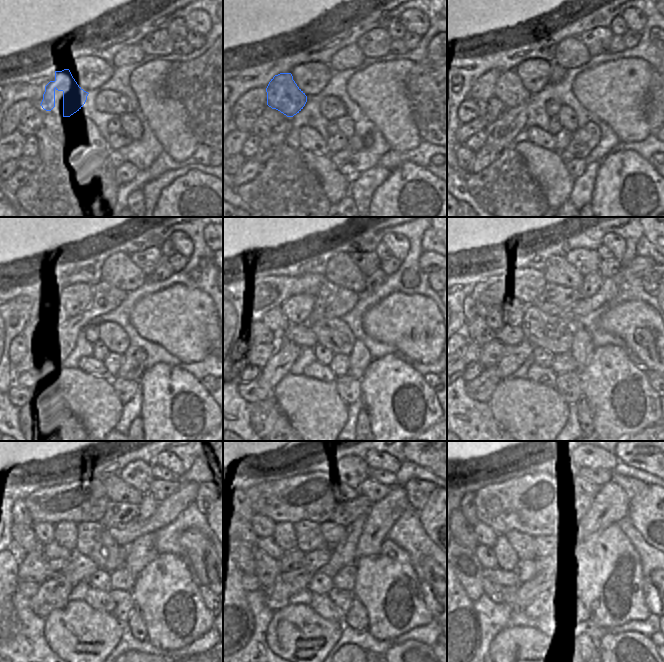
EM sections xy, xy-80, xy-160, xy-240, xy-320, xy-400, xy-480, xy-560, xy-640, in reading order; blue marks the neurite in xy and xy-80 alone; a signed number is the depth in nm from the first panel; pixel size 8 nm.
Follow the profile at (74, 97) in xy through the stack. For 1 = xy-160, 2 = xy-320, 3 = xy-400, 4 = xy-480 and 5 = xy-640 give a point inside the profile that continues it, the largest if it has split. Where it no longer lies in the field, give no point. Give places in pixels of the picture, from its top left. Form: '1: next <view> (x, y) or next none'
1: next xy-160 (509, 89)
2: next xy-320 (277, 322)
3: next xy-400 (495, 320)
4: next xy-480 (45, 532)
5: next xy-640 (468, 507)

